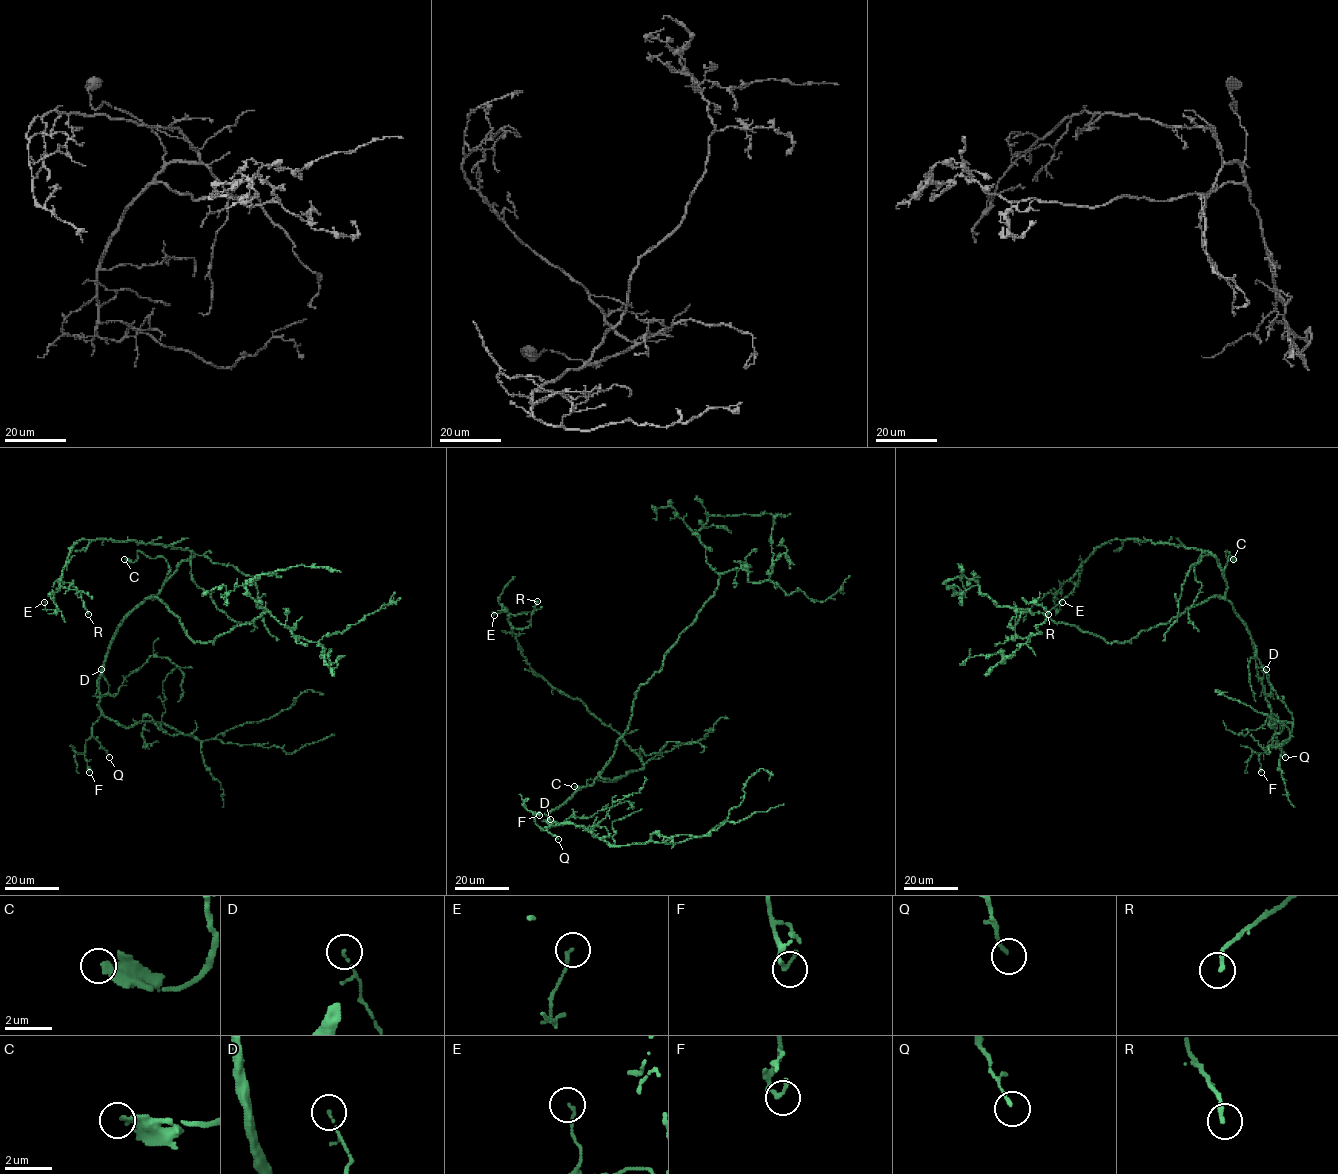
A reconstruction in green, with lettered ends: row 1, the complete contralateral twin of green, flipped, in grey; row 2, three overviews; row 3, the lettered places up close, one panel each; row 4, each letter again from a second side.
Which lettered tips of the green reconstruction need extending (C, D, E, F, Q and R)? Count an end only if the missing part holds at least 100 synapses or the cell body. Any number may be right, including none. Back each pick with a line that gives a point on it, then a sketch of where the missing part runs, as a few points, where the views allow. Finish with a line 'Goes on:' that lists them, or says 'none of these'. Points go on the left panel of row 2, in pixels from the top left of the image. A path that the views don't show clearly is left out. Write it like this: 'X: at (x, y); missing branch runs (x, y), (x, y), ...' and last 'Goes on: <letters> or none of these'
Goes on: none of these

